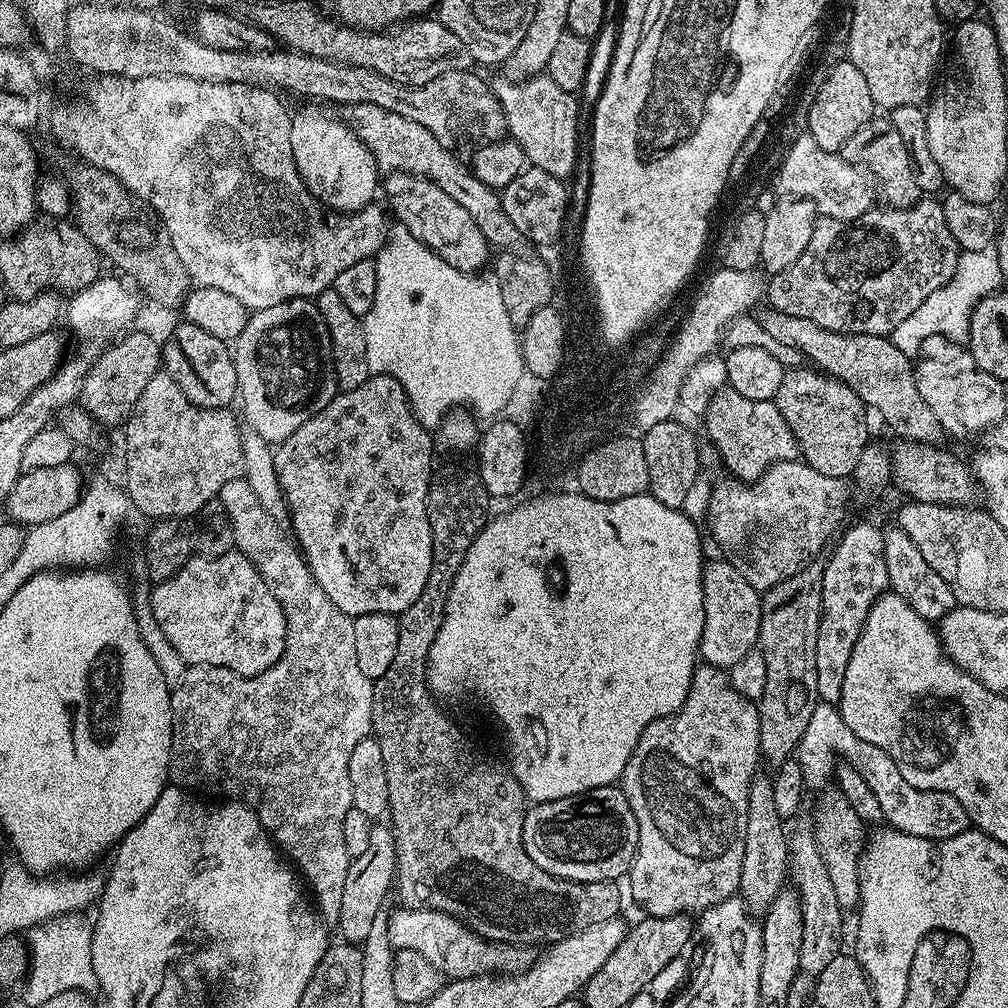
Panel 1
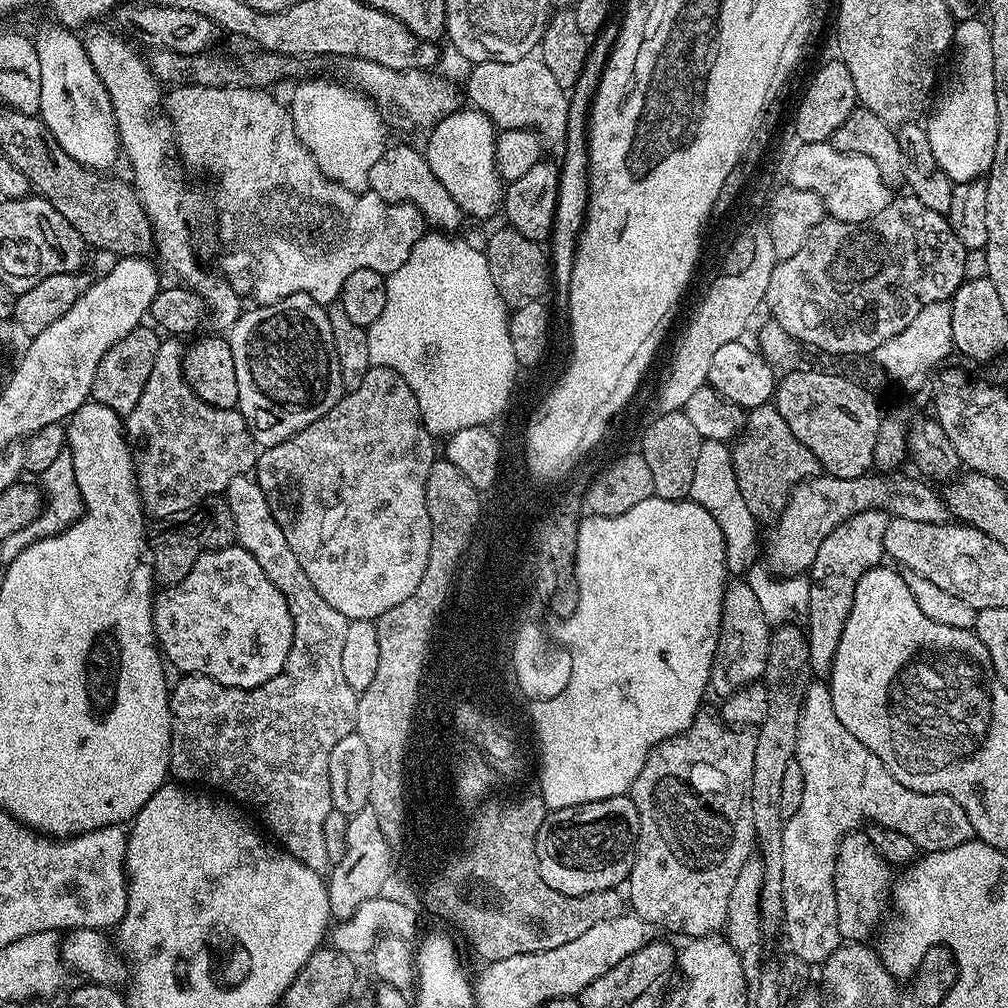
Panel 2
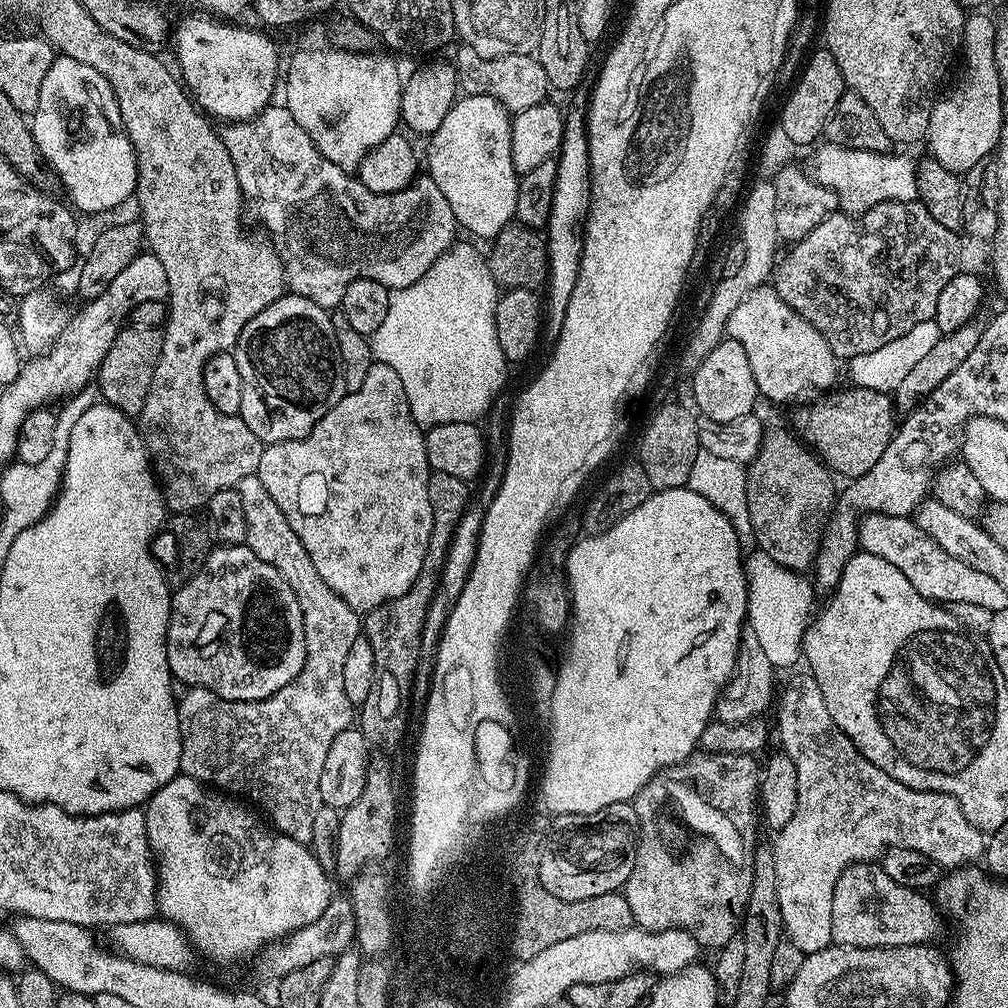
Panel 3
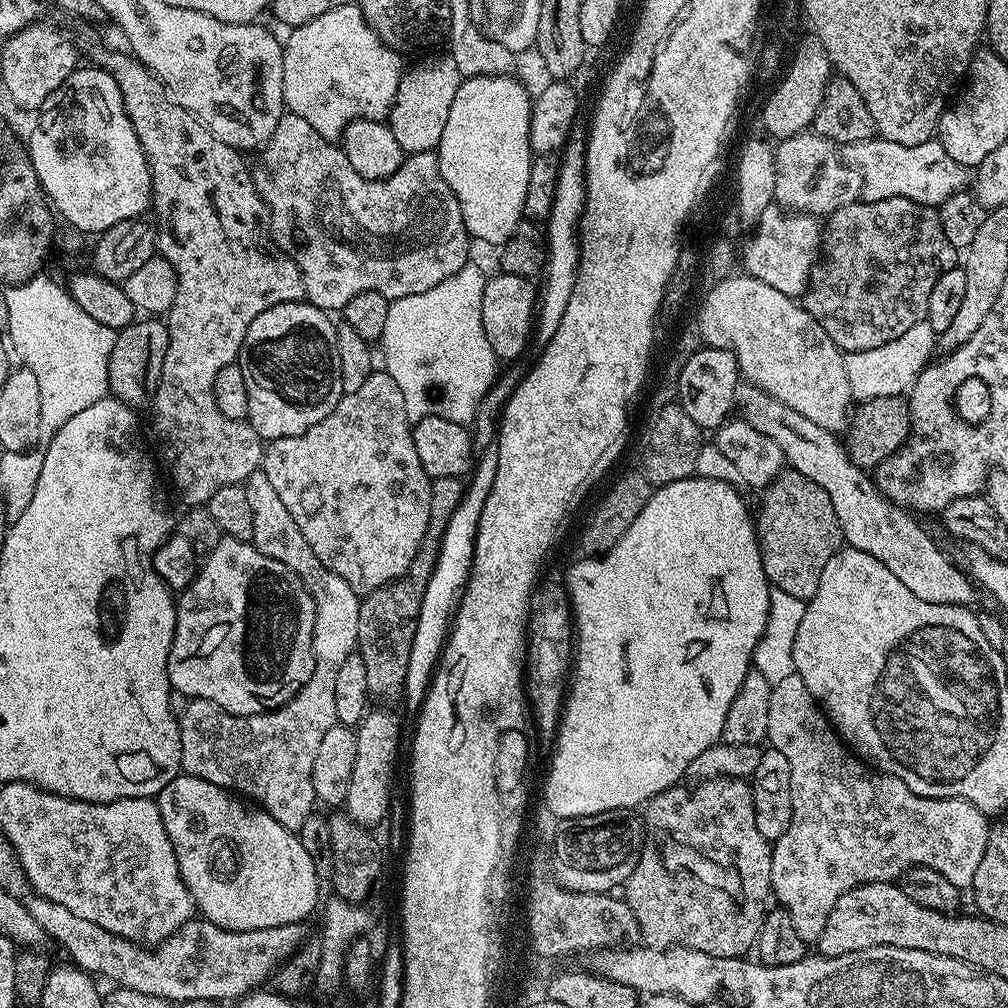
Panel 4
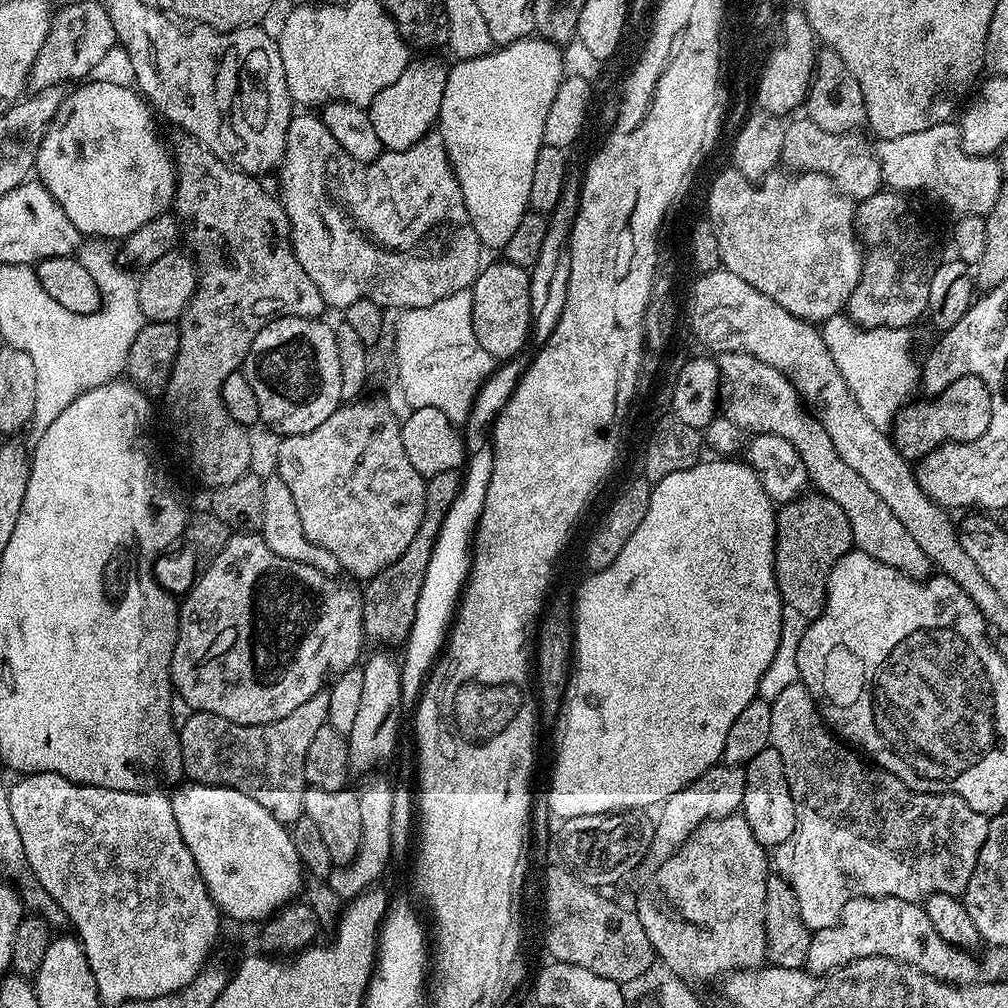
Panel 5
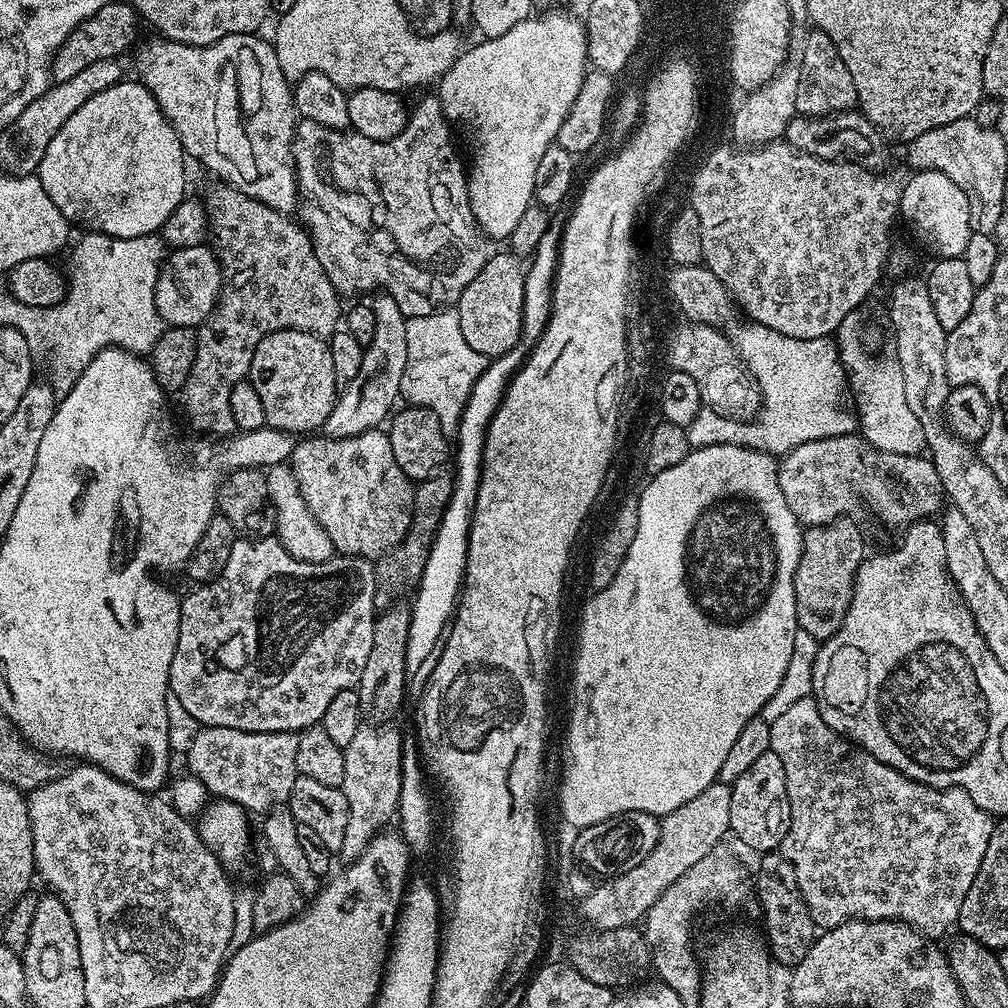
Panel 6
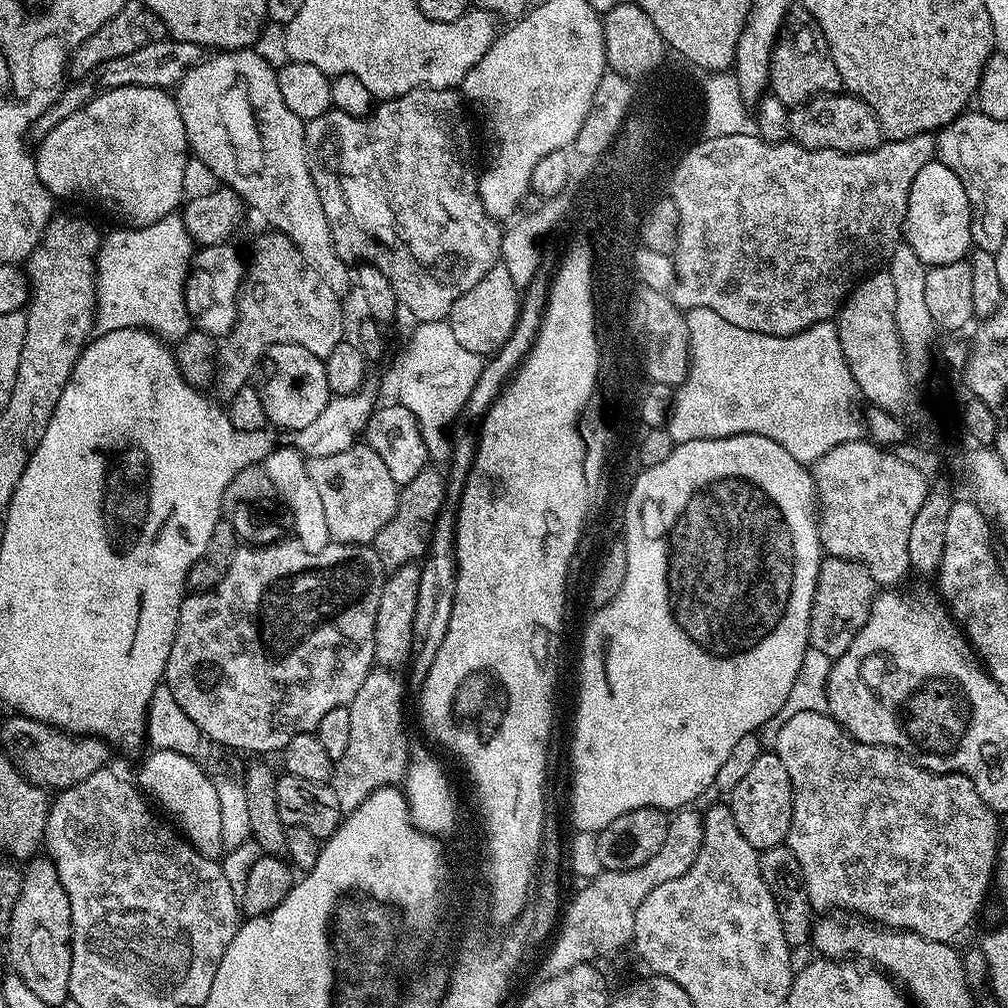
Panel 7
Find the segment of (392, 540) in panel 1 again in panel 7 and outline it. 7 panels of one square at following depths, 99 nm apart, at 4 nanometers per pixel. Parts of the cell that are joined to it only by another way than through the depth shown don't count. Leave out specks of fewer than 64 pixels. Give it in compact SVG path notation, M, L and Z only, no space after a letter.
M357 443L355 448L342 450L342 454L326 454L326 458L308 460L308 473L318 486L326 523L330 525L332 540L338 544L372 544L376 535L394 518L400 488L390 478L386 462L367 443Z

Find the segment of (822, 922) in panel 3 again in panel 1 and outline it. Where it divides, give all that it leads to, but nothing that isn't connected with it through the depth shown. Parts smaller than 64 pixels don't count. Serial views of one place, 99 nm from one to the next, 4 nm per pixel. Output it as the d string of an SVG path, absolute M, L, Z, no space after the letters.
M821 702L817 704L810 722L806 725L806 734L802 734L798 749L800 768L804 772L804 782L809 789L823 789L827 785L824 783L833 779L834 765L838 760L836 751L844 755L841 757L847 763L855 764L864 773L866 782L870 784L870 790L874 790L882 806L884 820L891 827L906 834L933 838L969 831L970 821L966 810L962 810L962 802L958 802L945 792L927 792L910 786L910 782L902 778L902 770L898 770L896 760L890 758L886 750L878 750L878 746L870 746L870 742L862 742L862 738L858 738L854 730L846 726L846 722L840 717L840 709L837 705Z

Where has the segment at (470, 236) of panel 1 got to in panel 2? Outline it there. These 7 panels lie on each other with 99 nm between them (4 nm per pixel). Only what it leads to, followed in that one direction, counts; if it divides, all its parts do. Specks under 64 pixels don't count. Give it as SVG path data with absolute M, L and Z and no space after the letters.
M396 144L385 147L382 158L374 162L370 170L369 189L378 194L391 204L412 204L422 215L425 221L433 229L443 230L445 233L455 233L455 228L462 221L462 213L458 202L450 198L450 193L446 191L446 186L434 178L434 170L430 170L428 159L425 158L423 151L419 147L411 148L408 144Z

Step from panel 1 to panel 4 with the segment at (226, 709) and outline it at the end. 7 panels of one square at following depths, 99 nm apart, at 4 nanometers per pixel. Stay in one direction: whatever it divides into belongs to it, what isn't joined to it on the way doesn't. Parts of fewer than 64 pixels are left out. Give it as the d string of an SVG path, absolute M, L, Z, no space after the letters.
M257 470L250 474L246 481L248 497L250 498L250 510L254 510L254 534L251 544L262 554L282 562L308 588L312 595L312 601L316 607L314 618L314 638L312 649L314 650L314 670L310 678L300 689L292 694L286 703L279 708L273 708L266 712L259 712L253 716L235 716L226 710L222 710L214 702L209 700L189 699L184 708L184 713L179 713L180 722L180 766L187 775L194 778L202 778L206 782L216 784L220 788L235 790L243 794L249 801L255 802L264 811L278 821L282 826L298 830L306 818L313 815L318 801L314 794L314 757L318 754L318 746L322 743L322 737L326 730L330 730L337 724L337 703L334 702L334 681L338 670L350 658L352 652L357 651L356 639L358 638L358 614L360 613L361 597L346 582L346 578L338 578L334 570L322 566L322 558L310 550L310 542L302 538L302 530L298 530L298 522L290 518L290 510L286 510L282 498L274 490L270 478L266 478L263 470Z

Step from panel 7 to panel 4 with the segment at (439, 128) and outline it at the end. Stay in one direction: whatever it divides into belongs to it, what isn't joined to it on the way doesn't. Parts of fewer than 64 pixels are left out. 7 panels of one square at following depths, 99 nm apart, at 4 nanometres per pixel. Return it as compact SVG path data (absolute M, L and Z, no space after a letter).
M285 111L278 126L274 126L274 134L264 143L263 148L259 149L257 156L260 157L257 158L256 165L253 163L250 168L252 185L256 187L265 206L268 207L272 238L276 241L276 245L298 266L300 276L304 279L304 295L307 303L313 304L315 308L320 308L329 314L339 313L346 306L346 302L350 302L350 298L354 298L354 294L362 294L366 290L374 290L385 296L390 302L398 298L406 298L410 294L422 294L424 291L430 290L430 286L438 286L438 282L450 278L450 274L458 274L458 270L462 270L462 266L469 263L470 237L466 230L466 222L462 218L458 198L454 198L450 186L446 186L446 182L442 178L435 151L409 155L400 164L400 168L394 170L394 174L390 174L388 178L364 180L362 174L358 174L358 170L354 170L354 166L350 166L348 155L344 152L343 147L322 138L322 134L318 134L318 130L314 130L314 126L310 126L310 122L306 122L306 118L298 118L298 114Z

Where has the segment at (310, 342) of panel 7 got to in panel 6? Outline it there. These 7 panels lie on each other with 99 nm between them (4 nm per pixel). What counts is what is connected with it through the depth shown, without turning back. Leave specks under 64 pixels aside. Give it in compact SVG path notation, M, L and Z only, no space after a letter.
M219 186L220 188L212 188L208 192L208 197L203 197L202 203L206 211L208 211L208 231L211 236L210 244L214 249L216 256L220 259L220 266L225 273L231 274L225 279L224 287L220 289L220 301L216 303L216 309L208 315L208 319L195 329L196 334L196 353L194 354L194 366L190 366L190 378L186 378L183 388L180 389L179 399L184 399L184 412L188 415L188 420L194 427L200 431L200 434L207 434L212 438L227 438L237 431L234 417L230 415L230 390L234 390L234 386L238 386L238 382L242 382L247 377L252 359L254 358L254 350L258 350L258 342L262 342L262 338L266 338L266 334L277 332L278 330L302 330L309 332L321 338L327 338L337 331L339 322L342 320L342 308L340 312L340 303L342 297L336 291L335 286L330 282L330 278L326 278L326 270L322 270L322 262L318 262L318 258L312 249L312 241L308 239L308 233L291 215L274 210L270 206L266 206L262 202L258 202L254 198L250 198L246 194L242 194L236 188L227 186Z

